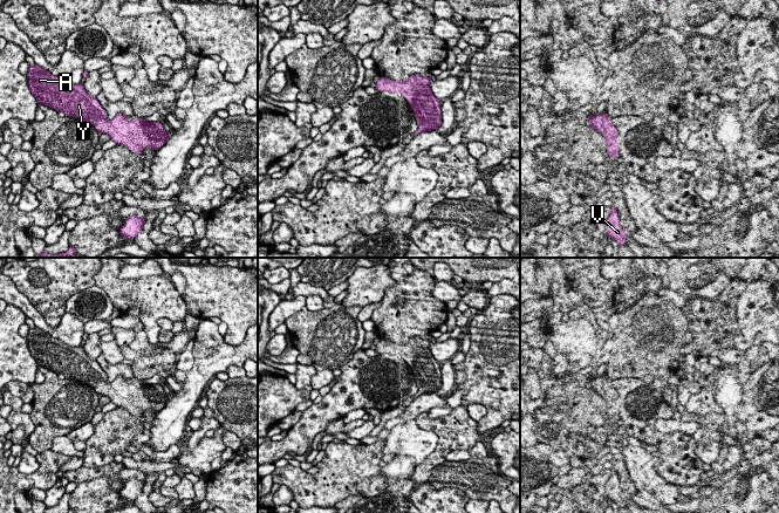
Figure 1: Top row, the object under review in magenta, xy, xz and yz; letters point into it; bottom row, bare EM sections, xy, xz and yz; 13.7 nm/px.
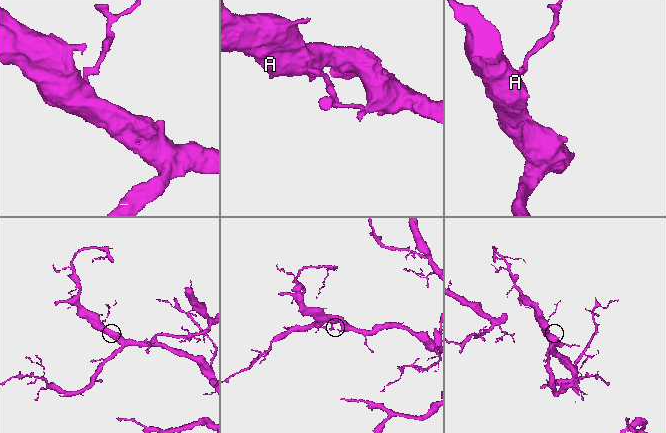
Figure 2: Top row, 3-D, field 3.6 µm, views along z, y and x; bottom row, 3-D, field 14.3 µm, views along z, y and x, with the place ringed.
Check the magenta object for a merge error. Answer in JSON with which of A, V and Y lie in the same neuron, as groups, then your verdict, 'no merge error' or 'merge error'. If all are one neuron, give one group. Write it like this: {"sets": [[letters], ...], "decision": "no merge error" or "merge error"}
{"sets": [["A", "V", "Y"]], "decision": "no merge error"}

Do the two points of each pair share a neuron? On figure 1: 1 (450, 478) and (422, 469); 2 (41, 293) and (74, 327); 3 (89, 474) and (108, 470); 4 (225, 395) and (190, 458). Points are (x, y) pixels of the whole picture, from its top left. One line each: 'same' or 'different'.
1: different
2: different
3: same
4: same

